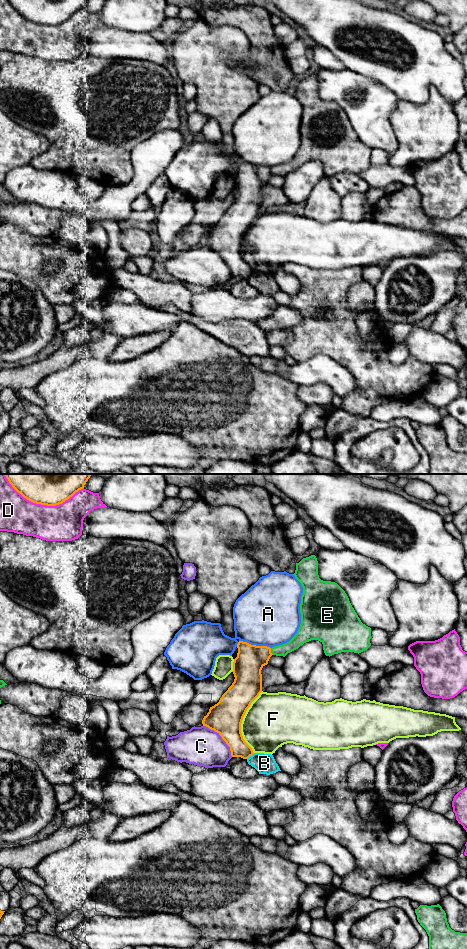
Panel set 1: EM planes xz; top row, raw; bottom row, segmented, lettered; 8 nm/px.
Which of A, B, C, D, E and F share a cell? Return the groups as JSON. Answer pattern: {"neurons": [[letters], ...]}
{"neurons": [["A"], ["B"], ["C"], ["D"], ["E"], ["F"]]}

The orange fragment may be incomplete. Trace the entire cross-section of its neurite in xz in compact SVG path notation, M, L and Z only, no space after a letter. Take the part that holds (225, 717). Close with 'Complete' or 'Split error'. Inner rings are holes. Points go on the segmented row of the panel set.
M239 641L233 662L234 682L219 702L210 707L203 726L217 732L230 747L232 757L248 759L254 754L241 733L243 717L251 703L262 692L262 668L268 664L271 648Z. Complete

